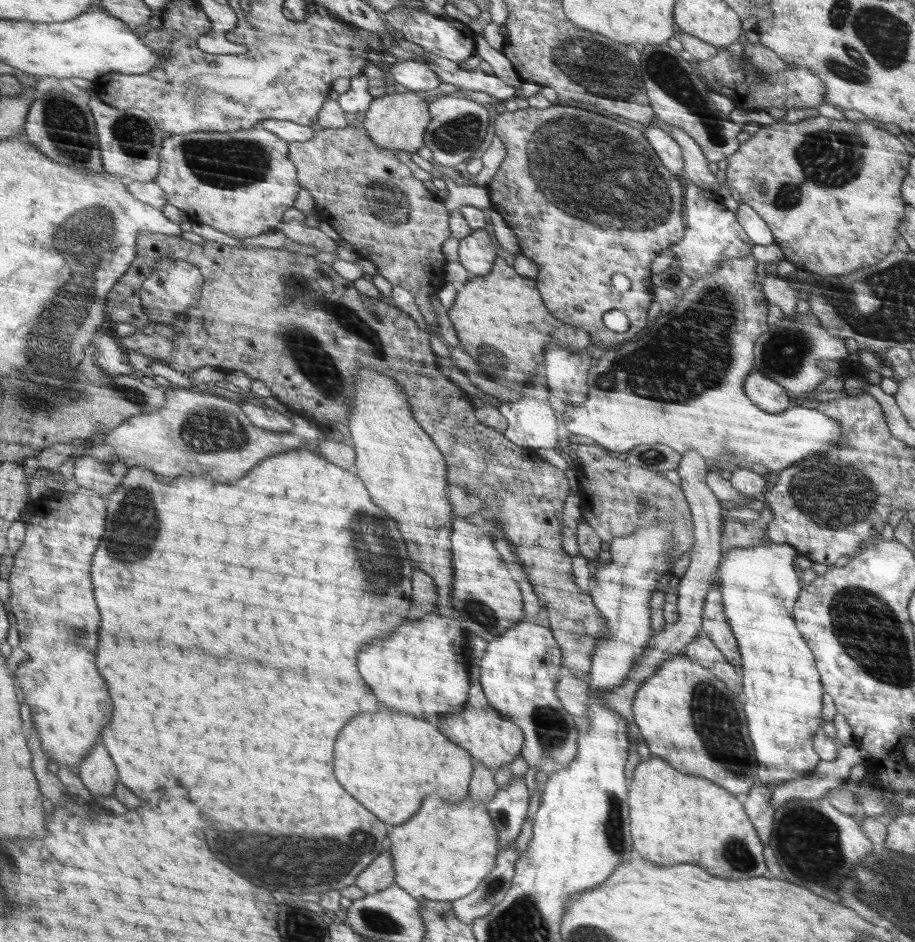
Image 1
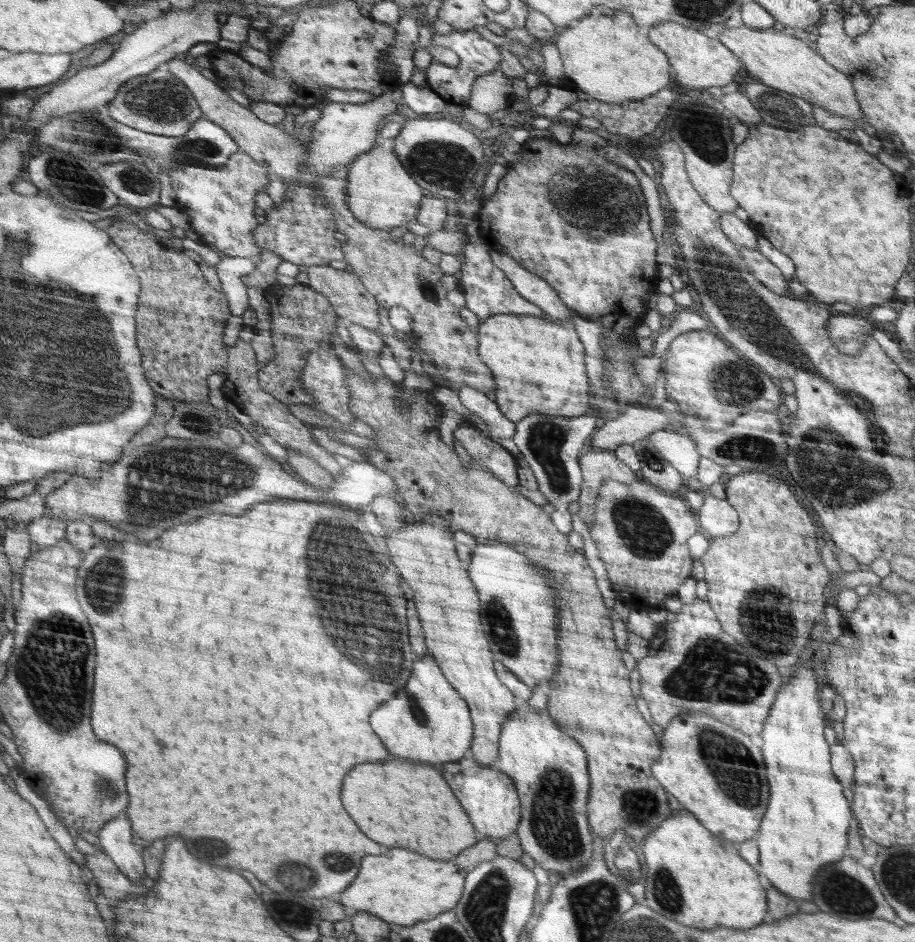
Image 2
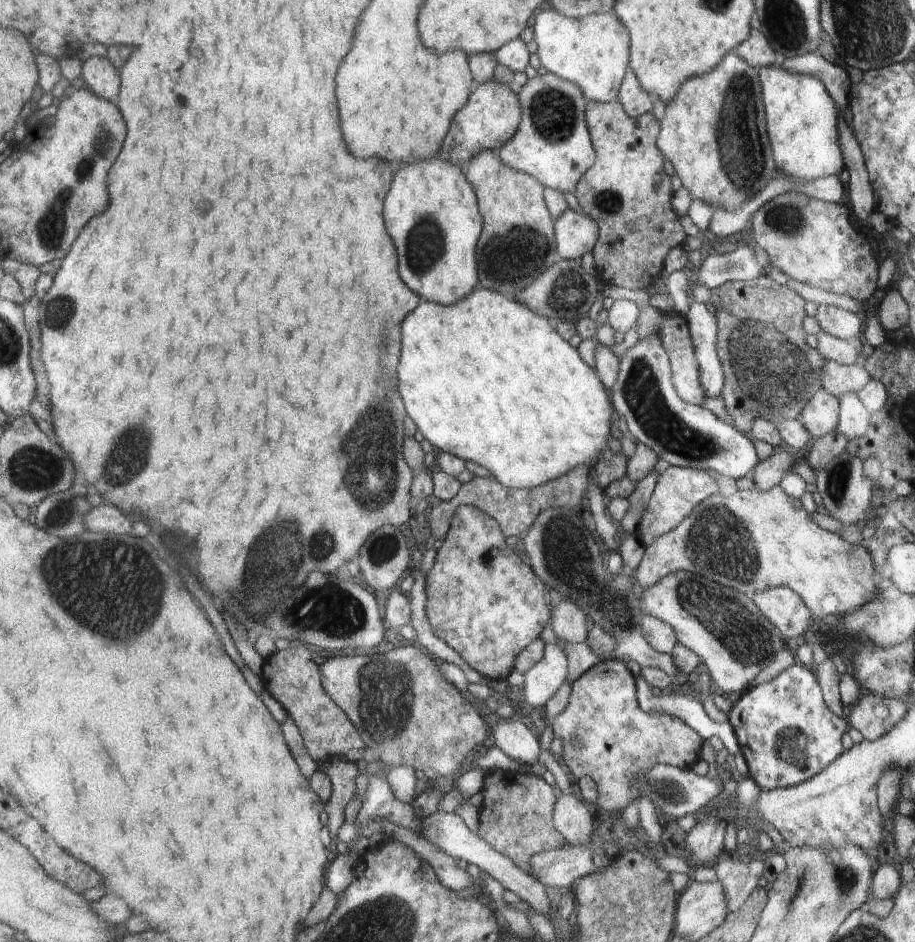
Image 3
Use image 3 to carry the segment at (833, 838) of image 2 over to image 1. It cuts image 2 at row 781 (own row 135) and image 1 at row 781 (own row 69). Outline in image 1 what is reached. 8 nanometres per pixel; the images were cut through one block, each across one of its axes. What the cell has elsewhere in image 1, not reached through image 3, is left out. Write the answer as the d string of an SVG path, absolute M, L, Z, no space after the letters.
M762 543L756 547L728 549L726 553L721 556L720 565L716 569L716 576L714 576L714 584L720 588L720 594L724 596L724 616L728 616L728 624L732 624L732 634L736 636L736 640L740 640L740 656L744 656L744 712L748 712L748 728L752 728L752 742L756 744L756 760L760 760L760 778L759 782L762 785L772 782L773 785L784 783L786 780L798 779L808 775L810 771L816 768L819 753L812 750L812 738L818 730L818 726L822 724L820 718L820 710L822 710L822 684L820 684L820 676L816 670L816 662L810 654L810 648L806 646L806 642L802 640L800 632L796 630L794 618L792 618L792 610L794 610L794 602L798 600L798 592L800 592L800 580L794 568L794 558L796 558L796 550L791 544L786 543Z

